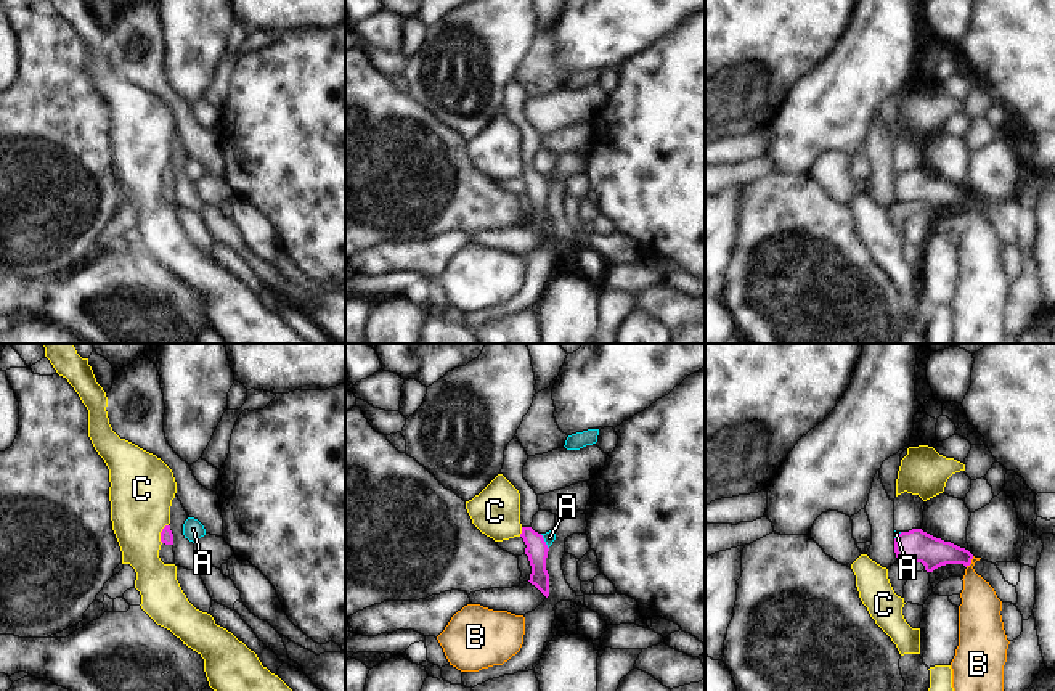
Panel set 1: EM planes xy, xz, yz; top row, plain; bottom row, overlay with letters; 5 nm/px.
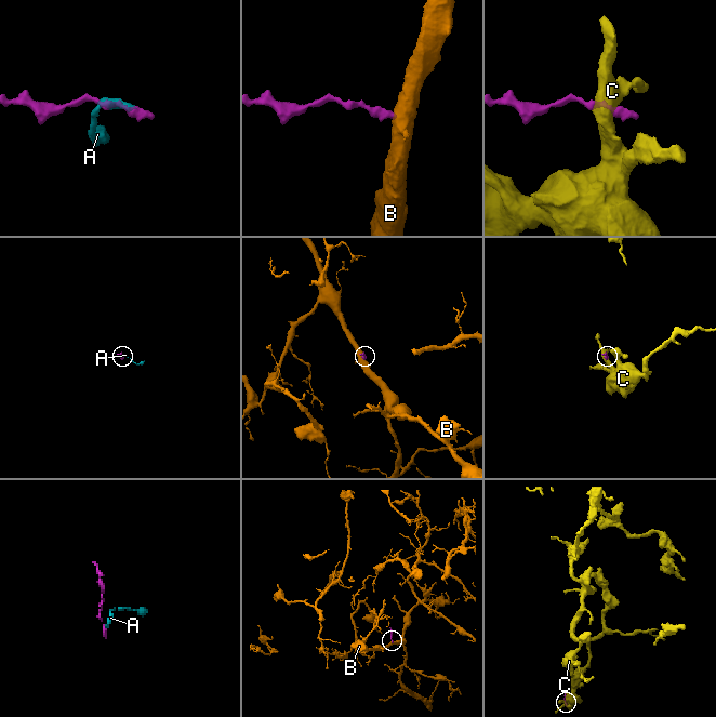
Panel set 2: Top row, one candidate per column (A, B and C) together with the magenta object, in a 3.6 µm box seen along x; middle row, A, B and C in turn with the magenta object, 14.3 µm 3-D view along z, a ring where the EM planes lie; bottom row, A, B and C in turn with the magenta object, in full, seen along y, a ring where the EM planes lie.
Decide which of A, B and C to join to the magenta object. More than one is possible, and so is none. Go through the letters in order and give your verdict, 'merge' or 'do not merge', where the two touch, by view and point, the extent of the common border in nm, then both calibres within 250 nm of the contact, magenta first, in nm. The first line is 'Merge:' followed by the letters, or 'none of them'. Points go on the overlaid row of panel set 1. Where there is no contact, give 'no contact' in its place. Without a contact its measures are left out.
Merge: none of them
A: do not merge; meets magenta in xz at (545, 542); contact 90 nm long; 110 nm thick on the magenta side, 60 nm on the other
B: do not merge; meets magenta in yz at (970, 563); contact 70 nm long; 150 nm thick on the magenta side, 200 nm on the other
C: do not merge; meets magenta in xy at (161, 534); contact 100 nm long; 60 nm thick on the magenta side, 320 nm on the other

